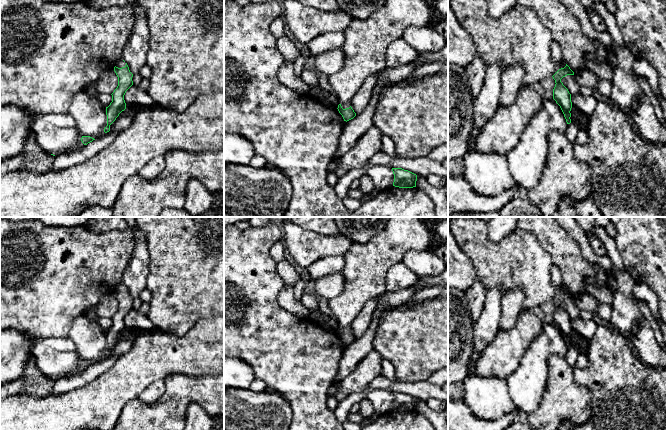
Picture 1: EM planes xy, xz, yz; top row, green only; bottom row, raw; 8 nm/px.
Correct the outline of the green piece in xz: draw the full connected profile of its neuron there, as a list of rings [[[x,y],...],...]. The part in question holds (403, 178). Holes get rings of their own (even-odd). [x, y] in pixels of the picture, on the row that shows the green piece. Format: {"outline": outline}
{"outline": [[[392,168],[394,174],[393,186],[399,188],[416,187],[417,175],[402,168]]]}

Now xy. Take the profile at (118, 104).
{"outline": [[[120,60],[114,67],[114,71],[118,77],[118,86],[112,95],[112,102],[106,107],[107,126],[104,132],[110,131],[110,125],[116,120],[119,114],[126,109],[124,95],[126,91],[133,85],[133,74],[130,72],[126,62]]]}

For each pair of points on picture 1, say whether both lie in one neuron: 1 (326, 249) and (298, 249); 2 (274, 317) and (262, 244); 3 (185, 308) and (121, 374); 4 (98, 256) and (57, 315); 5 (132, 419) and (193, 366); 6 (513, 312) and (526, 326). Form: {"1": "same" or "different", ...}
{"1": "same", "2": "same", "3": "different", "4": "same", "5": "different", "6": "different"}

